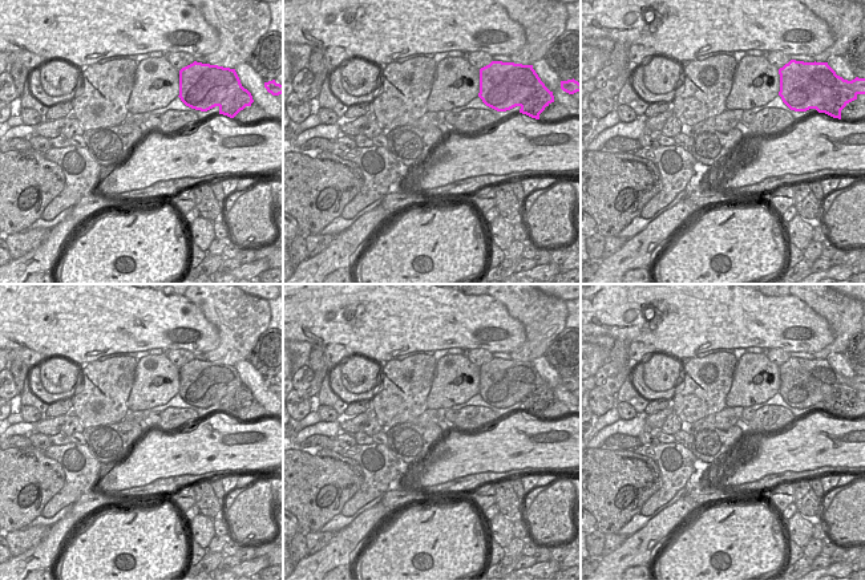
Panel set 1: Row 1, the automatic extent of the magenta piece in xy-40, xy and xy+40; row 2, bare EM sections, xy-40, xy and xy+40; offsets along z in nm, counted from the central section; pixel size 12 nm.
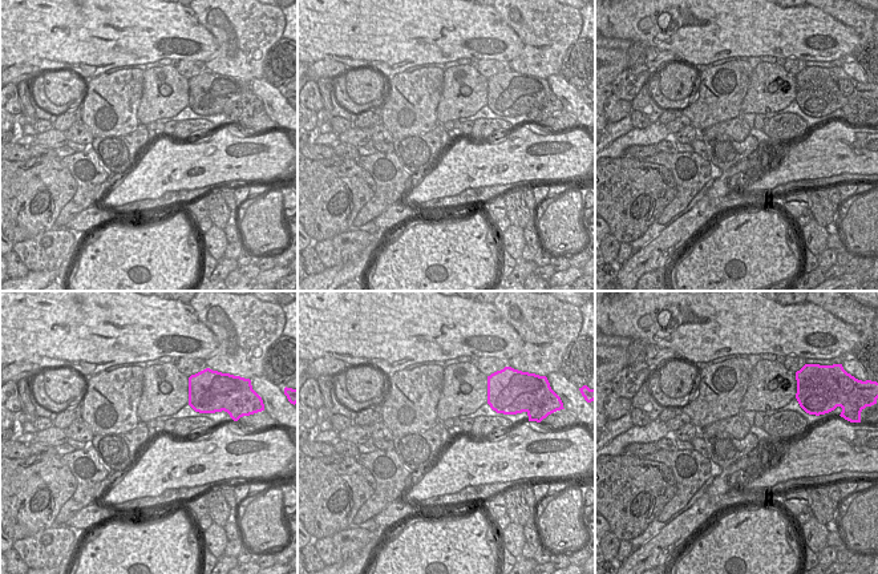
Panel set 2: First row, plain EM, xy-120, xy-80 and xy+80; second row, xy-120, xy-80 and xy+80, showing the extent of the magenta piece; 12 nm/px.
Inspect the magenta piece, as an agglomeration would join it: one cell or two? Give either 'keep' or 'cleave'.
cleave

